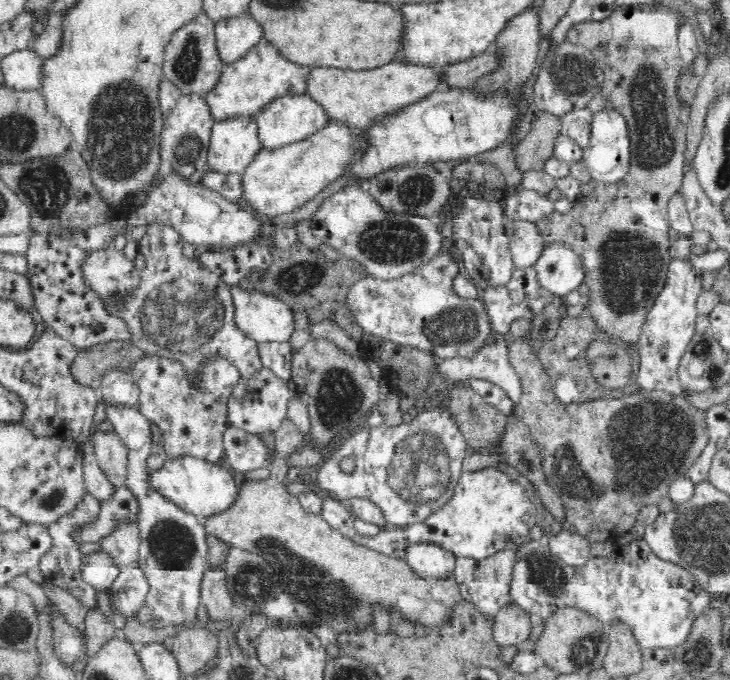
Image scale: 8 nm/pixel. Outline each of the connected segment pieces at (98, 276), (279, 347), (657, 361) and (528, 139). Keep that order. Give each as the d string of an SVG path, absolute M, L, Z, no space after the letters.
M112 246L90 251L88 264L84 268L87 280L100 293L102 300L112 291L132 289L138 282L137 272L134 262Z
M288 342L259 343L260 358L264 367L286 382L292 376L293 354Z
M674 260L668 270L667 288L660 292L654 305L647 312L642 332L635 344L638 354L637 384L642 390L683 394L677 377L677 366L695 330L697 312L695 303L702 292L701 276L695 274L687 260Z
M540 112L532 122L532 130L525 131L525 138L514 150L514 168L521 169L520 174L542 170L546 160L553 156L553 145L560 136L559 122L559 117Z

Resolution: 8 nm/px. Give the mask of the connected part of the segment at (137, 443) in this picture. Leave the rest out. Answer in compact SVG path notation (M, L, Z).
M103 400L101 407L108 422L114 428L113 433L117 439L127 448L127 472L124 487L132 494L136 501L137 521L139 522L140 546L137 555L136 566L145 574L148 584L148 592L144 604L137 611L135 620L148 629L170 630L170 628L188 629L198 620L198 610L201 603L201 582L204 573L209 569L209 548L206 537L209 535L203 521L186 513L174 502L171 502L160 490L151 484L151 472L148 470L148 456L151 454L150 423L140 414L137 407L125 404L112 403Z

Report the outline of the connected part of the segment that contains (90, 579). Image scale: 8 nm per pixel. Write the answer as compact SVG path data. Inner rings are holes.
M100 552L86 554L82 557L81 576L89 586L96 590L106 590L117 572L117 566Z

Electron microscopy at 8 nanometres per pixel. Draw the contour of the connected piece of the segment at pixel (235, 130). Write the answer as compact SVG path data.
M238 115L216 121L211 133L207 164L225 175L243 174L264 150L253 115Z

